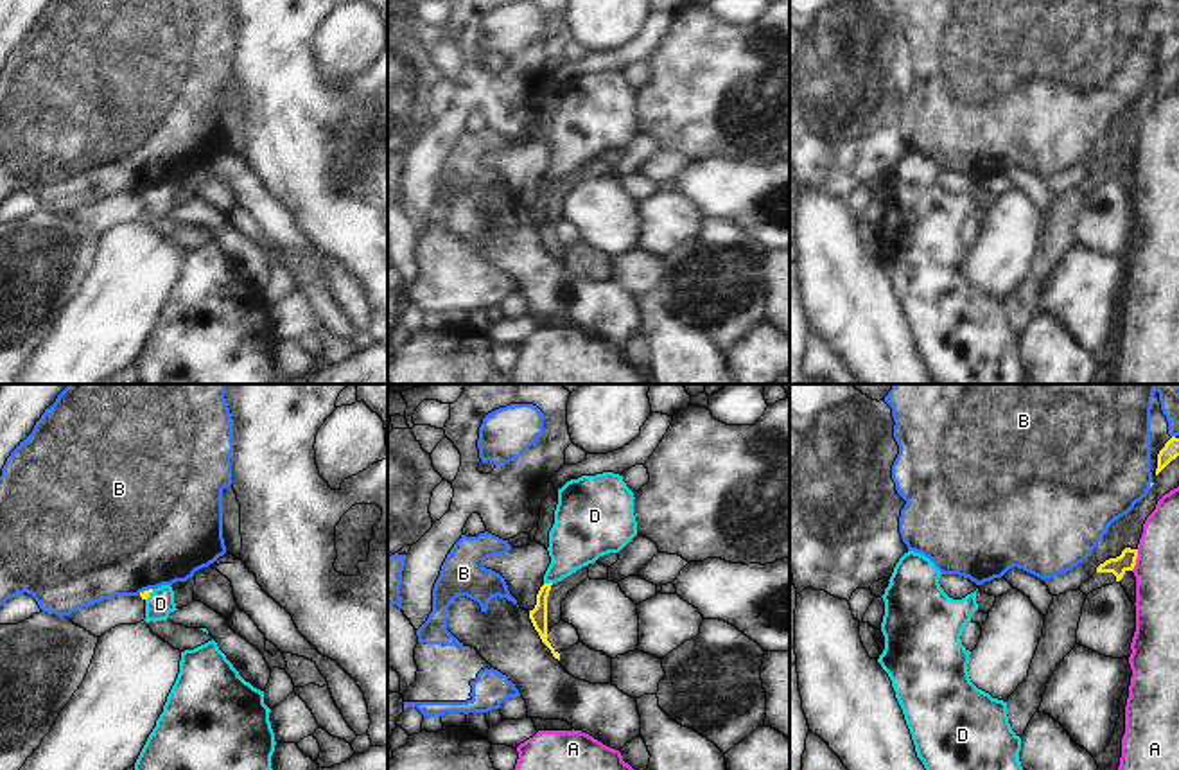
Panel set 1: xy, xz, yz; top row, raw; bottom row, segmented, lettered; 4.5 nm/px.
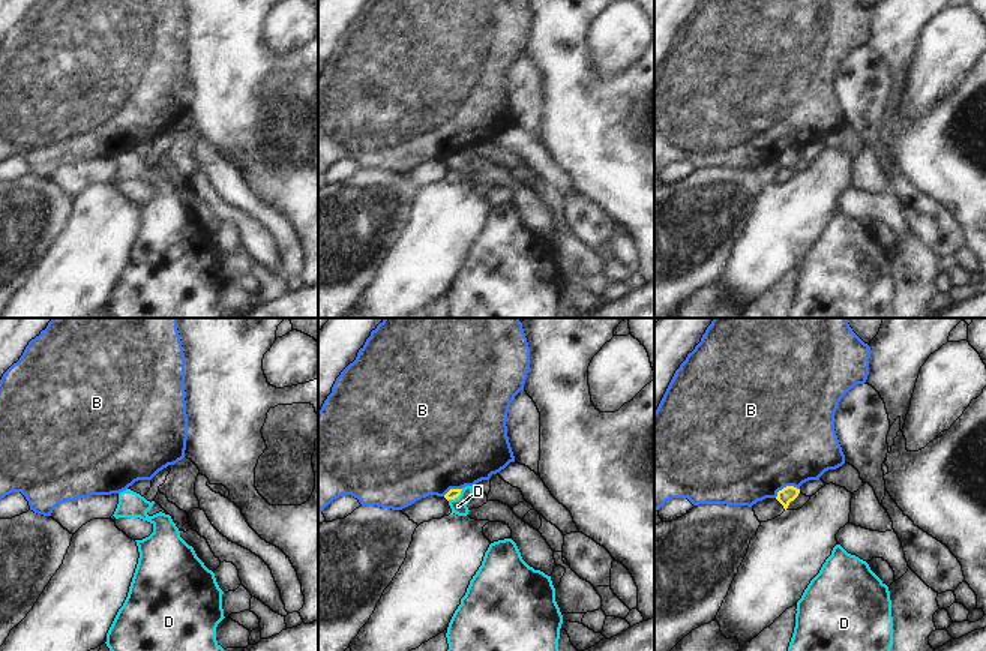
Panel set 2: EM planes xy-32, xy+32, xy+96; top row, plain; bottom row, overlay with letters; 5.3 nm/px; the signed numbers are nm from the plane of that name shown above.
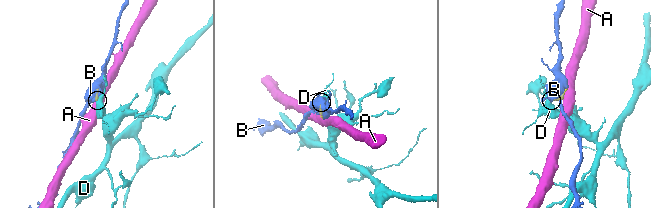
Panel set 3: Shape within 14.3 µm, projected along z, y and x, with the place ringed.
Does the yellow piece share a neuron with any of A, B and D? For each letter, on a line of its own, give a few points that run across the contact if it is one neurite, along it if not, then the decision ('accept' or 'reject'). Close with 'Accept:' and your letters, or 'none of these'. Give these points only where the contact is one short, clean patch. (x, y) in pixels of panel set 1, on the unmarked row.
A: line yz (1138, 148), (1131, 167); reject
B: reject
D: line xz (539, 212), (541, 196), (548, 182), (578, 135); accept
Accept: D

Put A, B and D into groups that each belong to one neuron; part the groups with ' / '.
A / B / D

